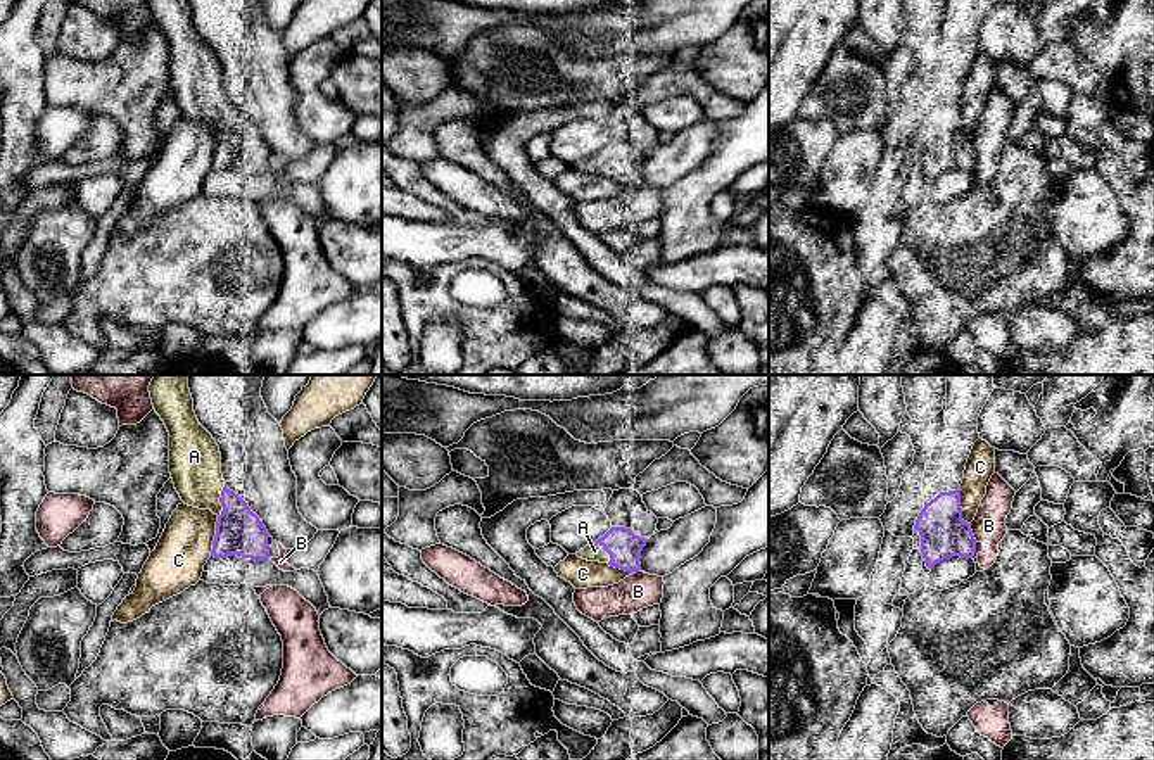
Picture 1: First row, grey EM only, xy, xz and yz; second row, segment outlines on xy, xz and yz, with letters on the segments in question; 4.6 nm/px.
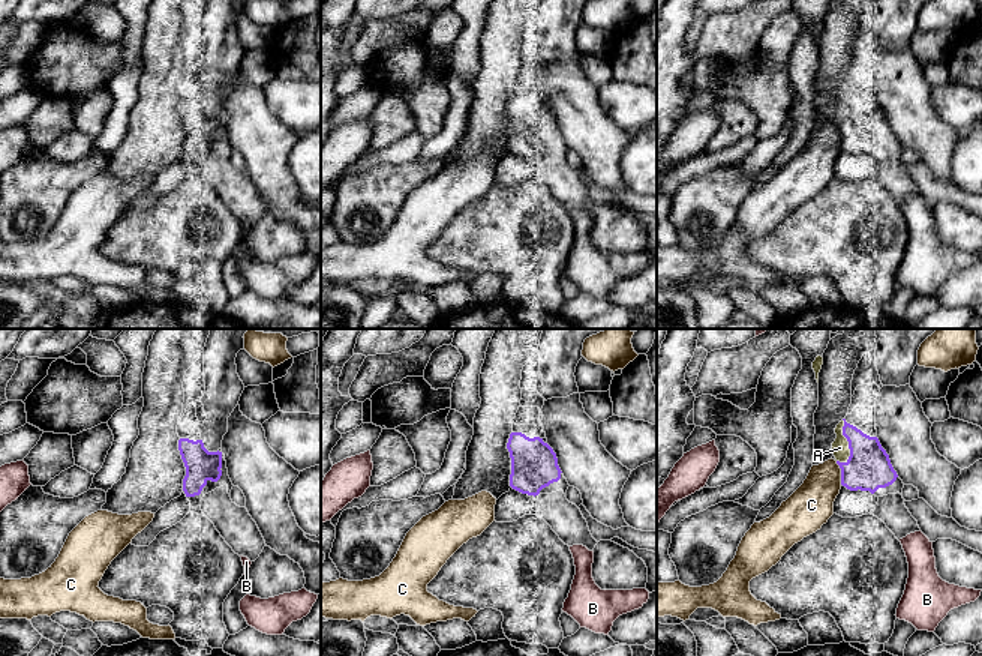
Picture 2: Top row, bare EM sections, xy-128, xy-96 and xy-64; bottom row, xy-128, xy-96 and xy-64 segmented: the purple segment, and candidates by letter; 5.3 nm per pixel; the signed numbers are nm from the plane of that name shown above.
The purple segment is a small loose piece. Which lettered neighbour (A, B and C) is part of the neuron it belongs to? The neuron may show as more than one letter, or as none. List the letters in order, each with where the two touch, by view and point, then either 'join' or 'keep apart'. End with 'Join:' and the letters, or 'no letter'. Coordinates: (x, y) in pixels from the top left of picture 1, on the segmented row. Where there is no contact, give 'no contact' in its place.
A: contact xy (220, 501); join
B: contact yz (971, 532); keep apart
C: contact yz (959, 506); keep apart
Join: A

